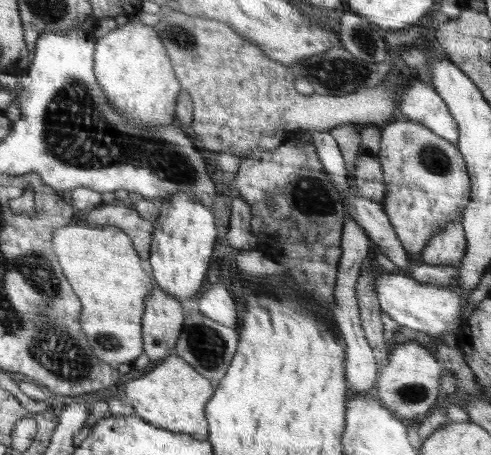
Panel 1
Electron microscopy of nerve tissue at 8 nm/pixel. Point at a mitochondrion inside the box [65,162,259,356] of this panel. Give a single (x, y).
(108, 342)

